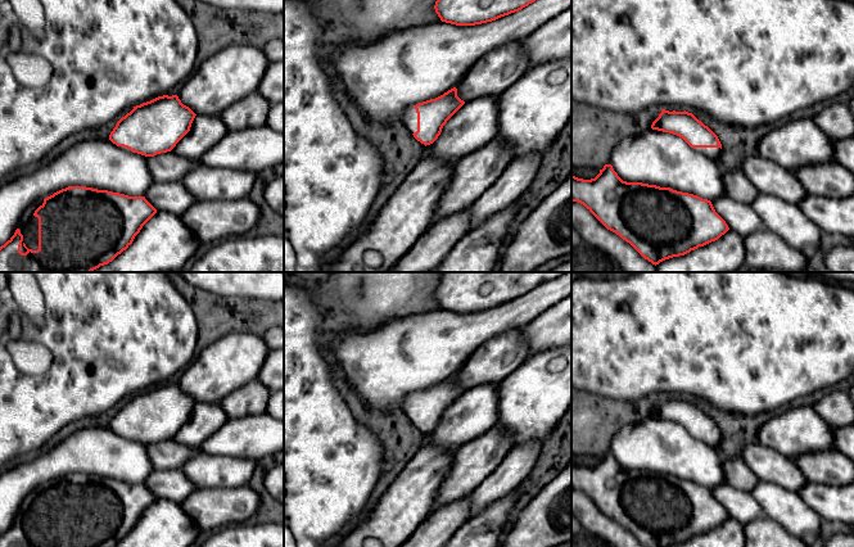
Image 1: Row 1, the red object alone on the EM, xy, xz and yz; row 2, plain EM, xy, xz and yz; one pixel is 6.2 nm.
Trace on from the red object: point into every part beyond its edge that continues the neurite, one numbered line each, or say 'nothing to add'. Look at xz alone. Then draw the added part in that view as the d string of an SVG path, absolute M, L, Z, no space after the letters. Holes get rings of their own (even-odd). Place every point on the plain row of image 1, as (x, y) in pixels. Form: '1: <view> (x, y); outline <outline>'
1: xz (410, 406); outline M410 394L405 399L402 410L412 421L417 419L417 401L415 394Z

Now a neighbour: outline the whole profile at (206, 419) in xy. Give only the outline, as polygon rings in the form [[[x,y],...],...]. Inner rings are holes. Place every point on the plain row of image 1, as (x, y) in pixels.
[[[196,402],[190,419],[171,438],[179,444],[200,448],[226,421],[227,415],[220,403]]]

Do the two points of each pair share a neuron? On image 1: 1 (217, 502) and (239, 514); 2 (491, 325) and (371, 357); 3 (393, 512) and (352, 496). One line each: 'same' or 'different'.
1: same
2: same
3: different

